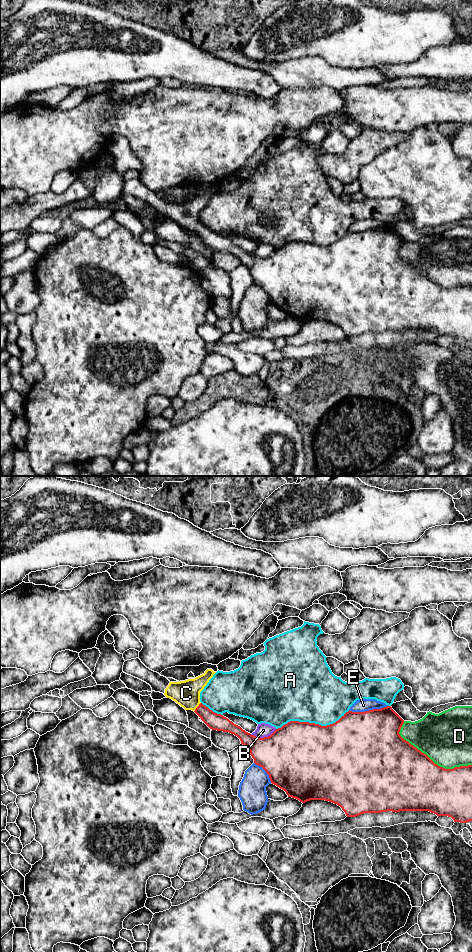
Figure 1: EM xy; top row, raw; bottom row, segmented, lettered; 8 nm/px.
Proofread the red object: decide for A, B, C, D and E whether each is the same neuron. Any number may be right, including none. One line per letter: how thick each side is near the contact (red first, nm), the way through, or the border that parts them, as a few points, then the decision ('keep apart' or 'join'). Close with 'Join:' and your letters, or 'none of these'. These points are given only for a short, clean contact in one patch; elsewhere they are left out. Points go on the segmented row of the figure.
A: calibres 500 and 480 nm; keep apart
B: calibres 460 and 110 nm; border xy (276, 729), (263, 737), (256, 737), (250, 734); keep apart
C: calibres 140 and 220 nm; way xy (214, 721), (197, 707), (186, 693); join
D: calibres 500 and 420 nm; keep apart
E: calibres 480 and 100 nm; keep apart
Join: C

